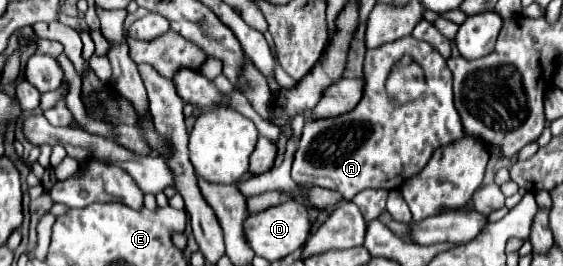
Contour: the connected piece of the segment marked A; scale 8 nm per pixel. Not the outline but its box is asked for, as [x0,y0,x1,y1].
[292,37,466,201]

